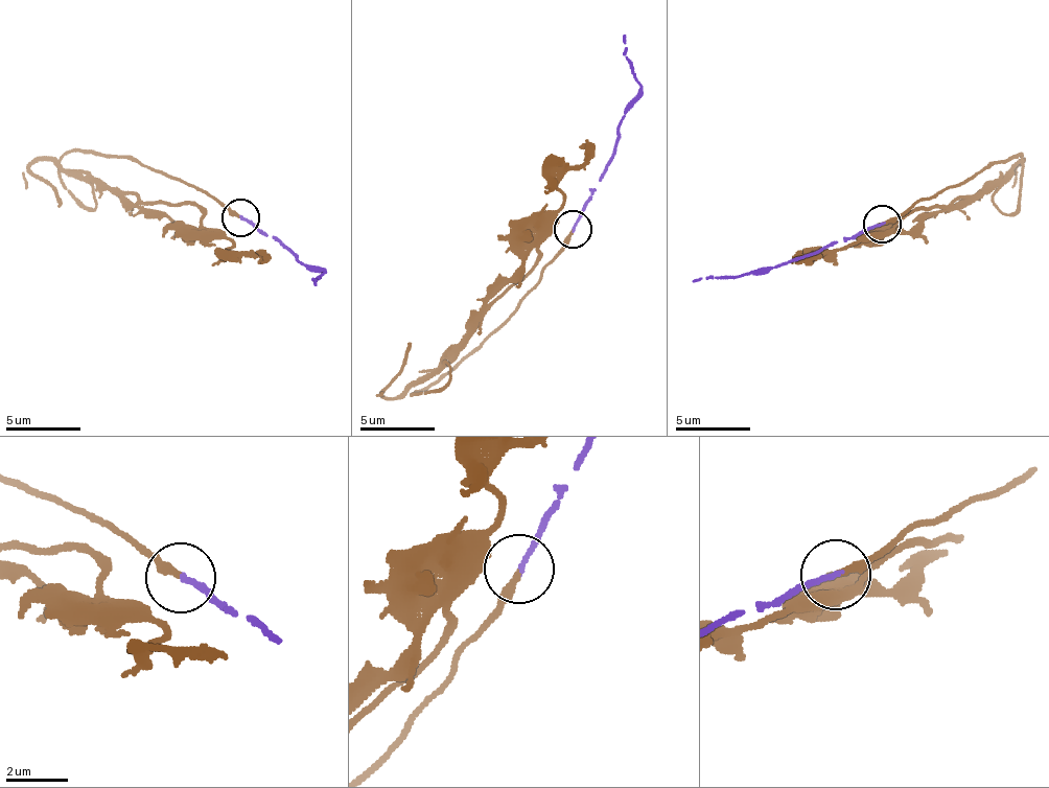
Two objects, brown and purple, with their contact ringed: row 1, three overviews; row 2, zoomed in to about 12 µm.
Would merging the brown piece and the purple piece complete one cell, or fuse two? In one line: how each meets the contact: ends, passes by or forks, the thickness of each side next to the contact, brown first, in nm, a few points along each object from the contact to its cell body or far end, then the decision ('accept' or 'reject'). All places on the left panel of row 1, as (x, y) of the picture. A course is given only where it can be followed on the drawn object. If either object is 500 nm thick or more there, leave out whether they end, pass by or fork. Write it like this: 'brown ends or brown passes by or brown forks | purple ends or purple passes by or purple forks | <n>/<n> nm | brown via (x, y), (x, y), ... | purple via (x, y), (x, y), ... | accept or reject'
brown ends | purple ends | 240/160 nm | brown via (239, 216), (131, 159), (61, 156), (125, 203), (265, 258) | purple via (239, 216), (288, 249), (302, 263), (325, 270), (316, 285) | accept

